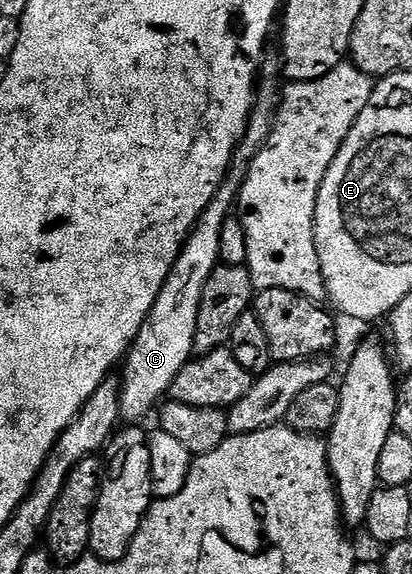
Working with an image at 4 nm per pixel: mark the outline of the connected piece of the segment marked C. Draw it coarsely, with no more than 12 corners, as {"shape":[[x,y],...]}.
{"shape":[[261,64],[230,174],[198,218],[124,360],[121,418],[167,398],[194,355],[222,226],[264,145],[280,71]]}

